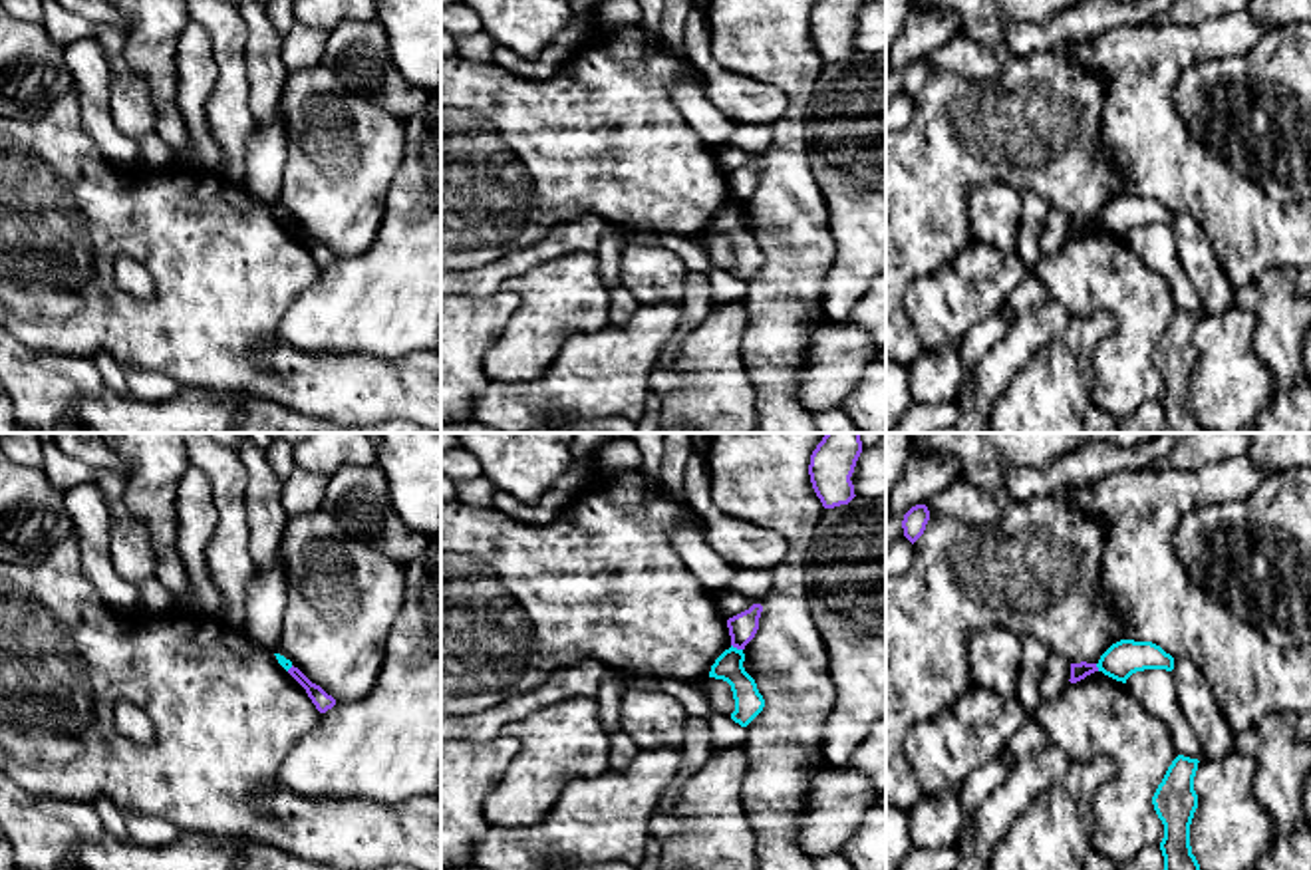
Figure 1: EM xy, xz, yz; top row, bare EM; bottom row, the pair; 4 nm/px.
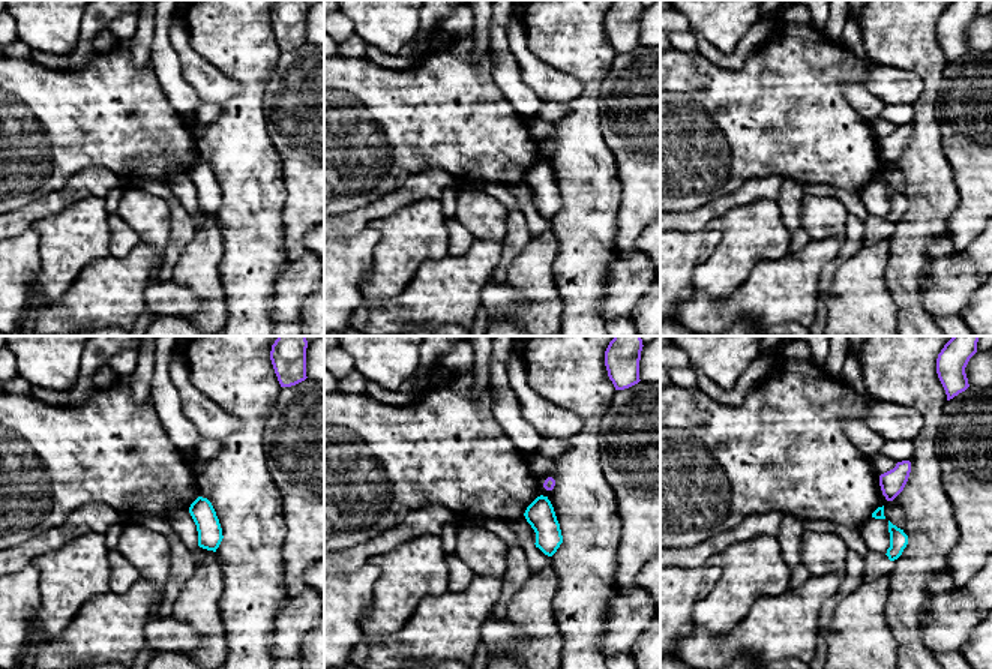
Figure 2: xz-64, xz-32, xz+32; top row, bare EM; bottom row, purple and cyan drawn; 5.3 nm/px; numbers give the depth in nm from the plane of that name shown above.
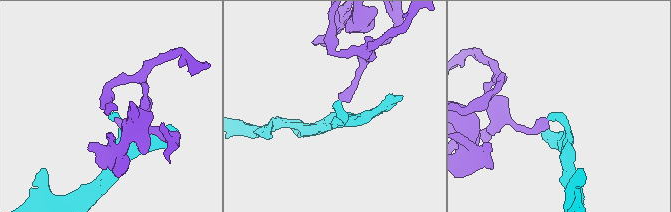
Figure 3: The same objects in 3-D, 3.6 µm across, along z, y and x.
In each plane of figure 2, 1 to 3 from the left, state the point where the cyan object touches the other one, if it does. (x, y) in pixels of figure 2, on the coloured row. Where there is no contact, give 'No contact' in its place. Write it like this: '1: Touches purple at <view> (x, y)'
1: No contact
2: No contact
3: No contact

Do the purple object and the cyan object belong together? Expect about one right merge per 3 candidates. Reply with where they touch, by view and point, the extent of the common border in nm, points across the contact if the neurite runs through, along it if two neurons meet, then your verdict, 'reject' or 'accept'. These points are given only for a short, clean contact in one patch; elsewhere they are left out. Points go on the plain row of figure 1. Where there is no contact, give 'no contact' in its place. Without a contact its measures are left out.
meets purple in xz at (737, 203); contact 50 nm long; border along xz (731, 199), (741, 205); reject

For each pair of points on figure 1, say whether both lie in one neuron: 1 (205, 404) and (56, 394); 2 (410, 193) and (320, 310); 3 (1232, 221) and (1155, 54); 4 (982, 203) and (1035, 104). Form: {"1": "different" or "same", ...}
{"1": "same", "2": "same", "3": "same", "4": "different"}

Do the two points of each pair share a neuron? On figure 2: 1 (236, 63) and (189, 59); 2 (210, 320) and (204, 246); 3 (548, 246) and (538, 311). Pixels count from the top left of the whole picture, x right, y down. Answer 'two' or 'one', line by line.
1: two
2: one
3: one

